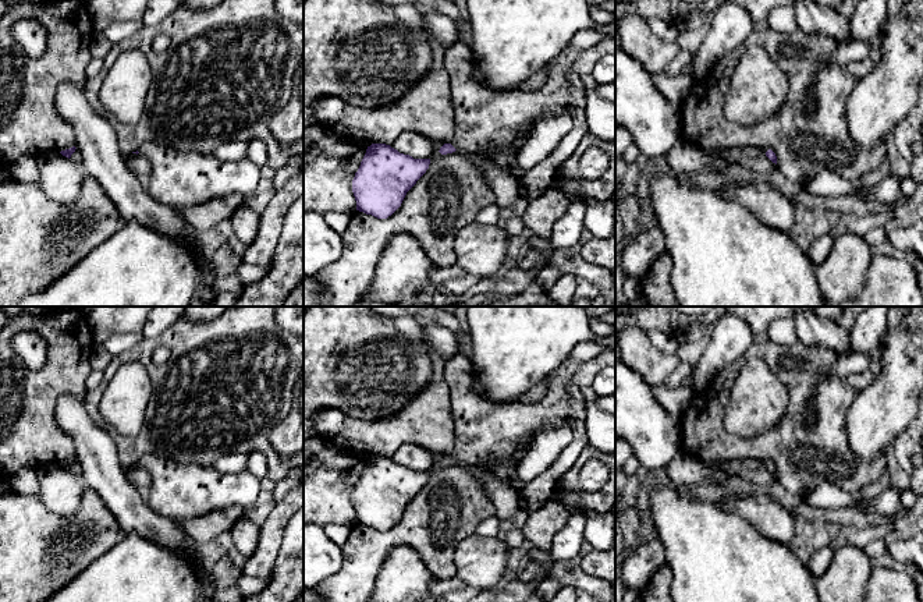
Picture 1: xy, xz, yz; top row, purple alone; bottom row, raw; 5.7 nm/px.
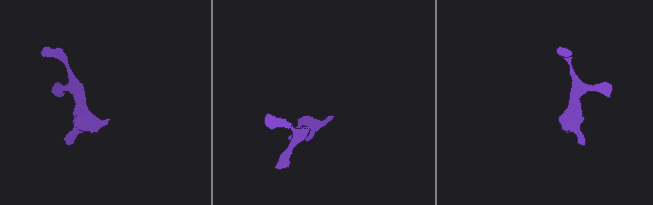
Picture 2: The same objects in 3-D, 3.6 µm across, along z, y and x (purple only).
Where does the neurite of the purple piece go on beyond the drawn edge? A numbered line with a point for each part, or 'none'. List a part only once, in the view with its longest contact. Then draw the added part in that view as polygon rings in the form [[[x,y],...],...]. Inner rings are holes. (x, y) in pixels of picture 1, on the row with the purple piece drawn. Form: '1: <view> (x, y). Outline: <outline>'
1: xz (483, 119). Outline: [[[458,40],[443,59],[451,81],[454,127],[451,145],[461,152],[486,155],[516,138],[532,134],[546,114],[572,109],[576,95],[571,91],[568,68],[553,63],[544,85],[535,92],[505,92],[484,88],[471,78],[472,52]]]

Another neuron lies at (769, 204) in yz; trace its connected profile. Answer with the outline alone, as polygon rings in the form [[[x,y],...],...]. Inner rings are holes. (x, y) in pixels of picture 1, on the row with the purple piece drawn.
[[[723,178],[713,188],[721,198],[739,202],[770,227],[789,234],[795,222],[794,203],[770,183],[739,183]]]

